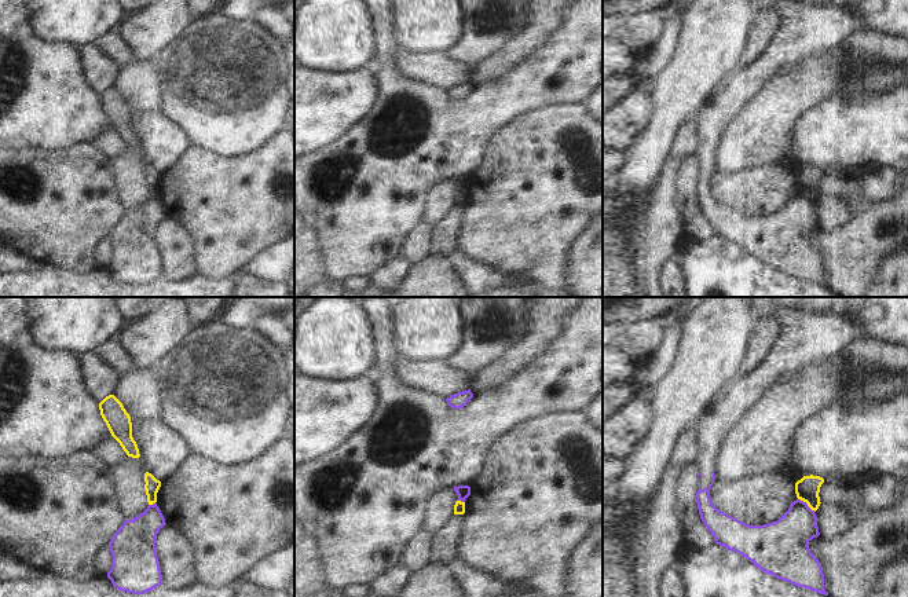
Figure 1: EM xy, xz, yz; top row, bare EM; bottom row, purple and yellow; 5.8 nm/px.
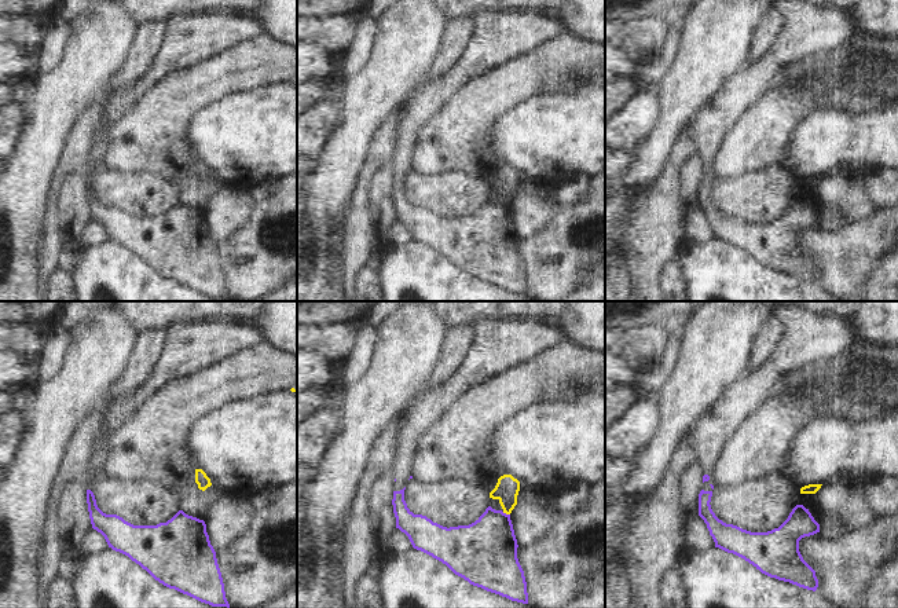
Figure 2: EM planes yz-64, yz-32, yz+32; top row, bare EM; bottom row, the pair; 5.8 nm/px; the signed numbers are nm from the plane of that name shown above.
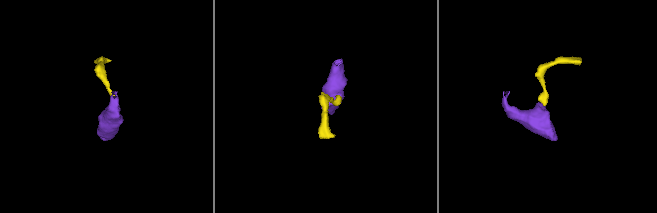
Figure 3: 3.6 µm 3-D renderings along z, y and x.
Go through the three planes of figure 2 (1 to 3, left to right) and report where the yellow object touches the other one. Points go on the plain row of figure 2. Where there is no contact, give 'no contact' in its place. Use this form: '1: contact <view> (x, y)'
1: no contact
2: contact yz-32 (505, 205)
3: no contact

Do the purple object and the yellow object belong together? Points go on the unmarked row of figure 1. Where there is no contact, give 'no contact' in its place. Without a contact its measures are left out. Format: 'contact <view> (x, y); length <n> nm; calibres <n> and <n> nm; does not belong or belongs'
contact yz (806, 196); length 130 nm; calibres 260 and 140 nm; does not belong

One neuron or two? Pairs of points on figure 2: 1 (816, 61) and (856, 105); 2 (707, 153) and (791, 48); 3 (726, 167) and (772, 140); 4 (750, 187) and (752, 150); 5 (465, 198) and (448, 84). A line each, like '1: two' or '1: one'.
1: one
2: one
3: one
4: two
5: two

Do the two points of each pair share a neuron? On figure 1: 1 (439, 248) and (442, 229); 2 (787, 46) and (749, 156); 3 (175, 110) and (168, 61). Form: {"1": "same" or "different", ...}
{"1": "same", "2": "different", "3": "same"}

